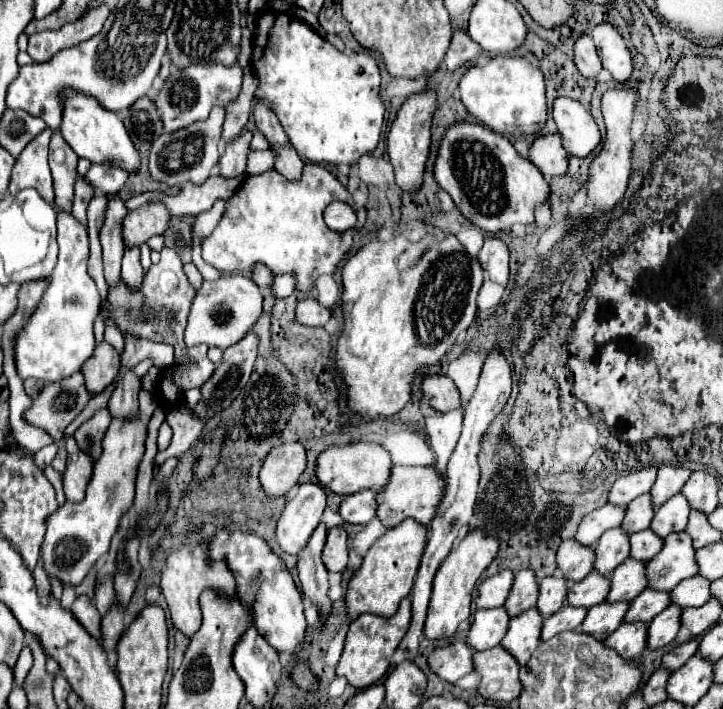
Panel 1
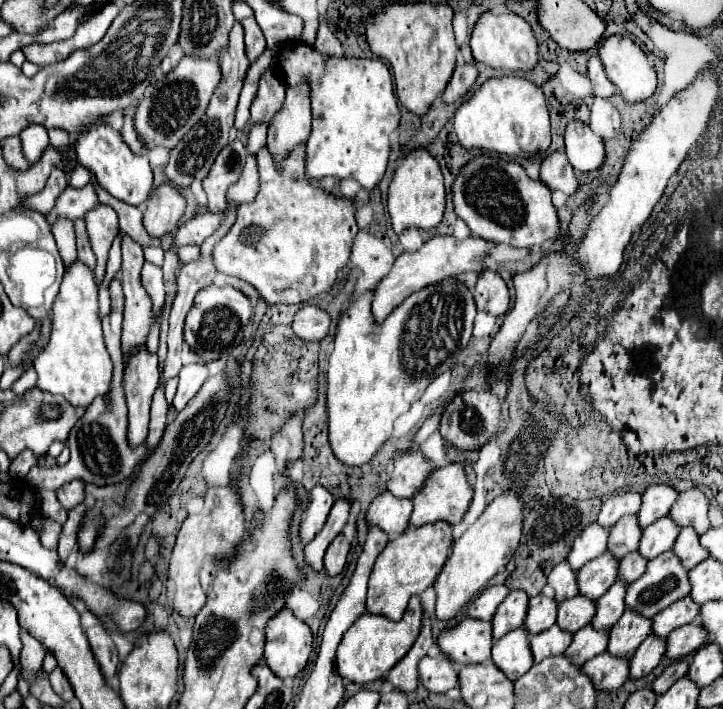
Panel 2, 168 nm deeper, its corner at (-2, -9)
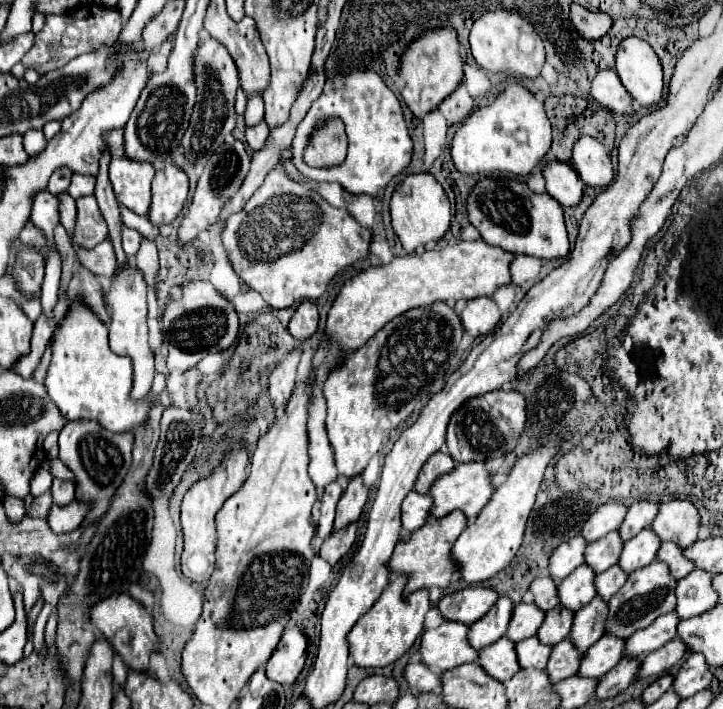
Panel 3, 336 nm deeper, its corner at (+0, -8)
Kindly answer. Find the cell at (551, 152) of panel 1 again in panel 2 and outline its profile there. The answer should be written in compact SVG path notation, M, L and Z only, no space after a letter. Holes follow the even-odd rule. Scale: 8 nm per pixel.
M552 152L542 160L542 170L540 170L540 180L550 188L550 190L562 190L564 194L574 194L578 188L578 178L568 164L568 158L564 152Z

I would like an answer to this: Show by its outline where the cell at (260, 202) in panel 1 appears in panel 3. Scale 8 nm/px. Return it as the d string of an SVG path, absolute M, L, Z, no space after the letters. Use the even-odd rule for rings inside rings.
M286 147L280 153L280 161L276 163L276 167L268 171L264 183L248 199L244 209L228 217L222 233L222 245L228 253L234 273L248 287L258 291L262 299L274 309L284 309L304 299L318 299L340 269L368 255L368 245L372 239L372 233L366 227L362 227L358 221L354 221L346 211L328 205L316 191L290 179L284 169L284 161L290 159L292 159L292 149Z

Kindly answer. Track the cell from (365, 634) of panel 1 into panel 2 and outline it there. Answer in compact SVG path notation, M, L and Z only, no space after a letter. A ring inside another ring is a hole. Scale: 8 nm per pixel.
M420 596L410 598L410 604L404 616L398 622L384 616L376 616L376 614L360 616L344 634L336 652L336 664L338 664L340 676L358 684L382 678L394 664L398 664L406 656L406 652L412 648L414 640L418 638L420 628L422 628Z

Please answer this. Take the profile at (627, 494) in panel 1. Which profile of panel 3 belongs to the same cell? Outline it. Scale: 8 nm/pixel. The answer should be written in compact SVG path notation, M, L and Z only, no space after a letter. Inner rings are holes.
M610 501L610 503L604 503L596 509L596 513L586 521L584 529L582 529L582 535L586 537L588 543L604 537L606 533L614 531L620 527L620 523L624 521L628 513L628 507L618 503L618 501Z

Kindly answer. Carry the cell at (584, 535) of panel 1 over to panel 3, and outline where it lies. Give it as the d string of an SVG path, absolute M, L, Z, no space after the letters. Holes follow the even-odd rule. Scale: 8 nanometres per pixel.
M582 535L572 537L570 541L562 543L550 557L550 577L560 583L564 577L568 577L576 567L584 565L584 551L586 551L586 539Z

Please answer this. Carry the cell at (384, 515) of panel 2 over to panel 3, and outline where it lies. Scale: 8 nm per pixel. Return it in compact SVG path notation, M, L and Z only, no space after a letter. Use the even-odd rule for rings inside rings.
M410 491L406 495L406 499L402 501L400 507L400 519L402 519L402 529L404 531L416 531L420 529L426 519L428 519L428 511L430 511L430 497L428 495L420 495L416 491Z

